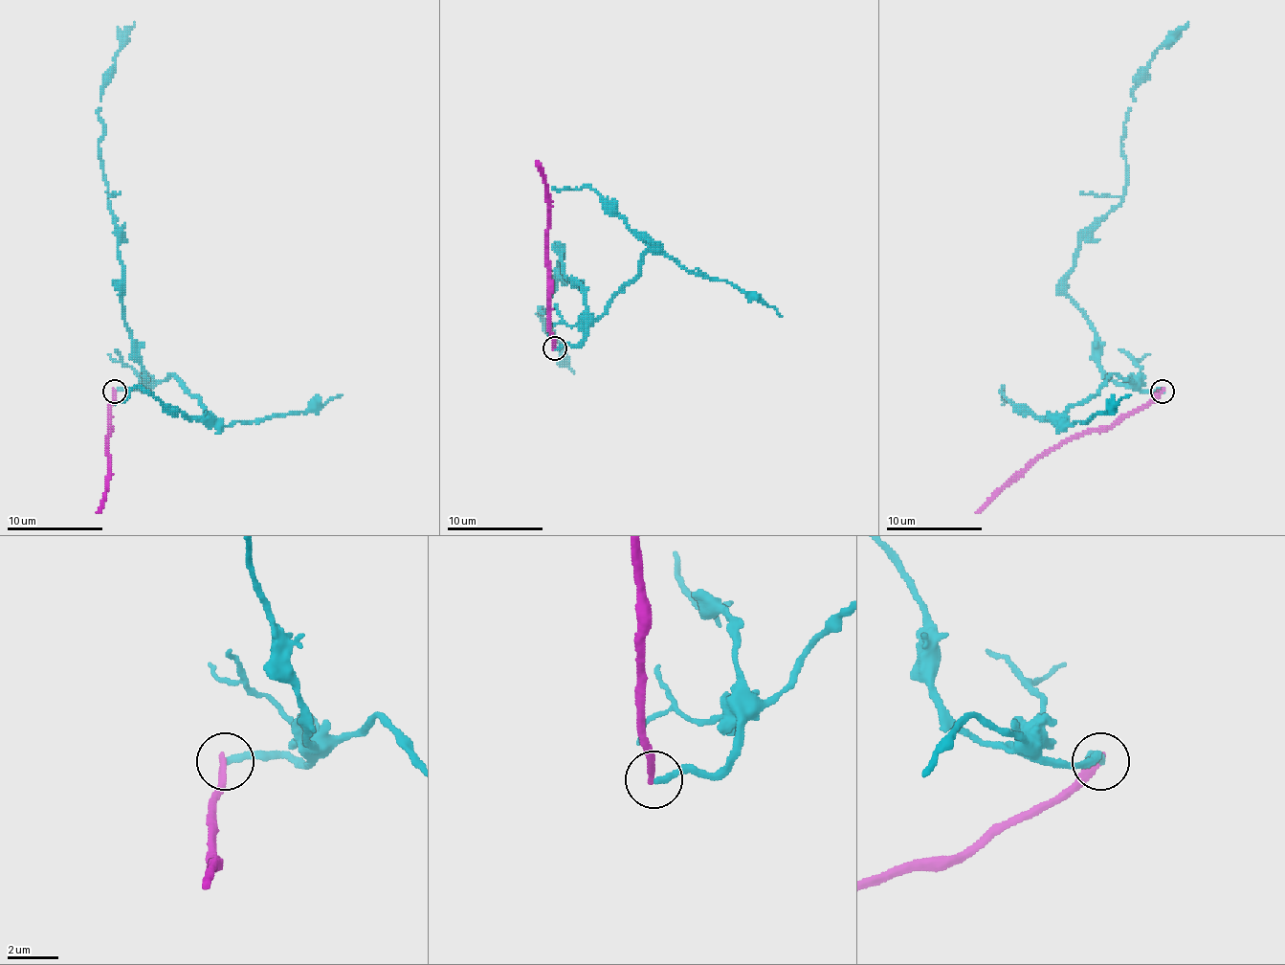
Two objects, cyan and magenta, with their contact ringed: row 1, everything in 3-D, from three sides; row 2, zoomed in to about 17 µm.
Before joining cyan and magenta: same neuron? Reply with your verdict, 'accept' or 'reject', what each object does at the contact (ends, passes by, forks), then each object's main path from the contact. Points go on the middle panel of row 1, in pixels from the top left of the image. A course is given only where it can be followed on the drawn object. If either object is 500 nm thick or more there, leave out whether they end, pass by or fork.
reject | cyan ends | magenta ends | cyan via (555, 347), (584, 338), (586, 292), (564, 273), (562, 252), (555, 292), (538, 314), (574, 373) | magenta via (555, 347), (550, 330), (547, 185), (536, 161)

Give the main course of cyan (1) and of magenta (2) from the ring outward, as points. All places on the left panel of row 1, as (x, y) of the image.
1: (115, 391), (144, 392), (146, 373), (124, 321), (99, 115), (100, 86), (134, 22)
2: (115, 391), (110, 404), (108, 488), (96, 512)

